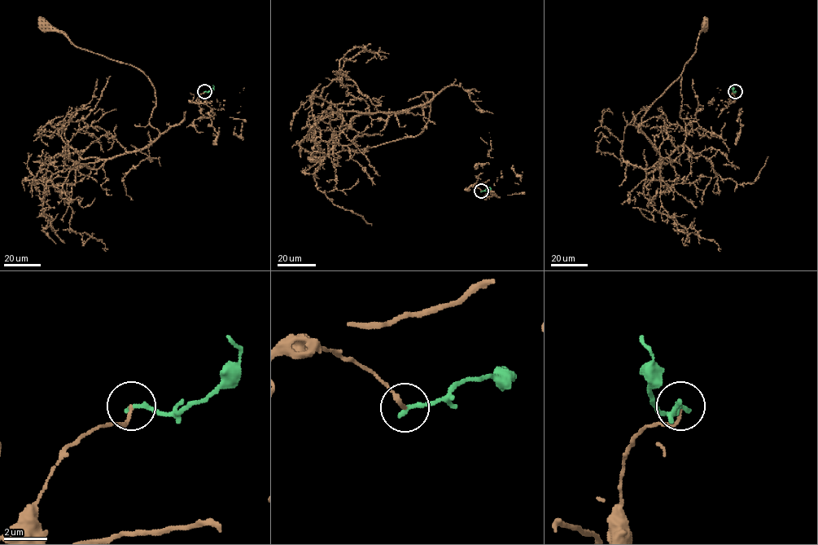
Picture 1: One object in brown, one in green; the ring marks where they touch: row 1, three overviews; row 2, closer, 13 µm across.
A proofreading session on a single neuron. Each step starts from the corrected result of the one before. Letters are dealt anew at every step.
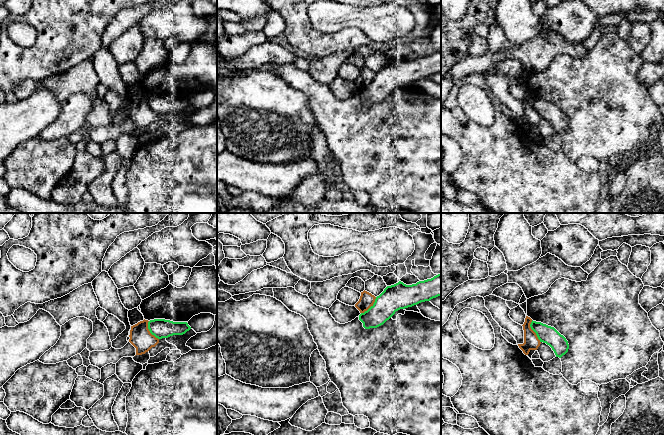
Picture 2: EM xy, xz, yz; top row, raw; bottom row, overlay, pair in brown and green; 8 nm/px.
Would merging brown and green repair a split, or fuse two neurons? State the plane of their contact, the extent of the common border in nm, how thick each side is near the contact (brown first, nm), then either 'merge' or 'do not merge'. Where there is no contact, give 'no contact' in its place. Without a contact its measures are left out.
yz | 200 nm | 130/140 nm | do not merge

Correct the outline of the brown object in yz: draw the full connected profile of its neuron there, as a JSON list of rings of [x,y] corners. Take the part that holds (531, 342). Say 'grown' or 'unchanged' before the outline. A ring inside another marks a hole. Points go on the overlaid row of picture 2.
unchanged; [[[526,316],[525,322],[522,325],[524,330],[524,343],[518,344],[525,355],[528,355],[531,350],[537,350],[541,344],[536,333],[530,327],[531,322],[532,319]]]

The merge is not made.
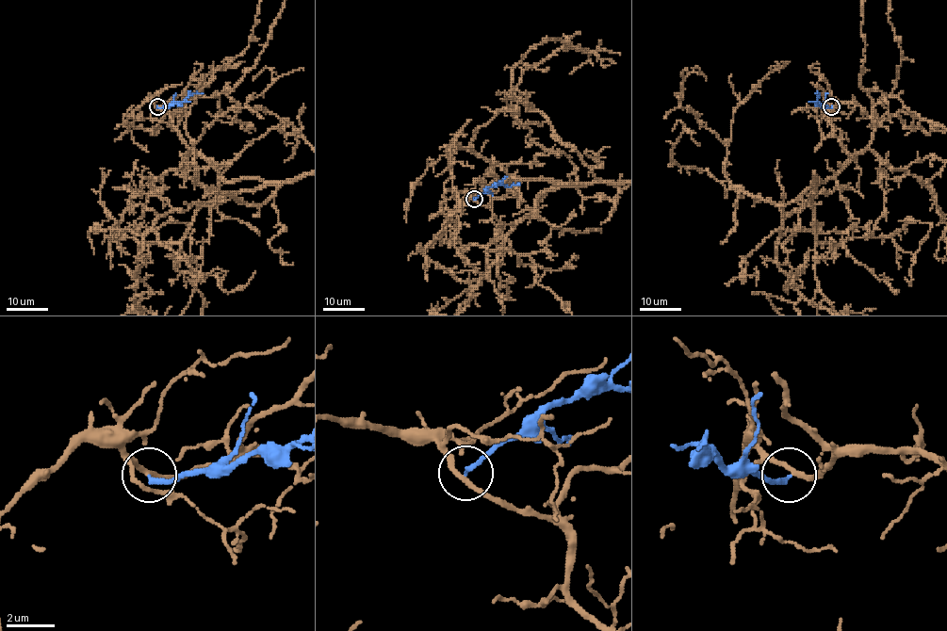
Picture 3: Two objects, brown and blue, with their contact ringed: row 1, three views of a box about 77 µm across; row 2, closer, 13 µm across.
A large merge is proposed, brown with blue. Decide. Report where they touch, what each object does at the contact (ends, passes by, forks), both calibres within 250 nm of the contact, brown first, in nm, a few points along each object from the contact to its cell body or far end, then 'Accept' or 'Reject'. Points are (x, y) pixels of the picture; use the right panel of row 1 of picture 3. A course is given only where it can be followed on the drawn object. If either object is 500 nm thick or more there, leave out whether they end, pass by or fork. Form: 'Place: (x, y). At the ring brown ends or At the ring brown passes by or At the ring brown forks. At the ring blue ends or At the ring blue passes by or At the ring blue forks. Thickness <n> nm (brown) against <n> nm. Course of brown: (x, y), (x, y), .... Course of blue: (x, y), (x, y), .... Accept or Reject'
Place: (831, 106). At the ring brown passes by. At the ring blue ends. Thickness 200 nm (brown) against 190 nm. Course of blue: (831, 106), (822, 106), (818, 101), (819, 93), (815, 92). Reject

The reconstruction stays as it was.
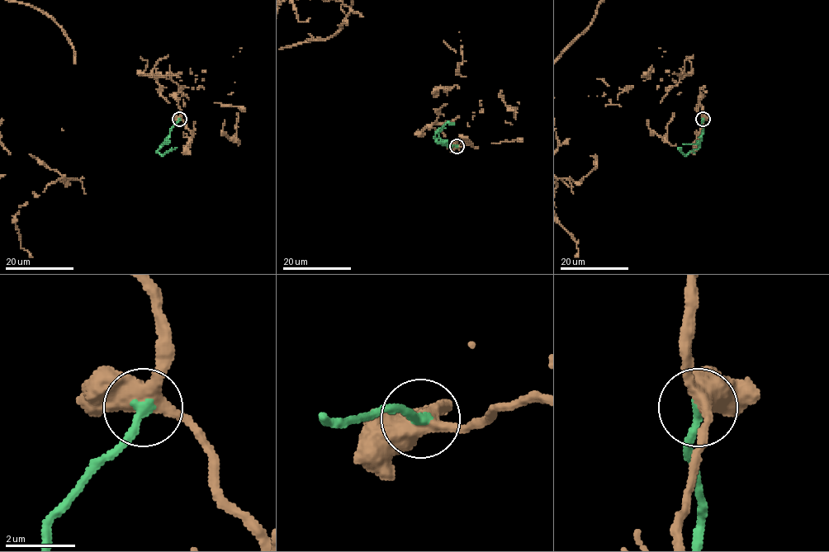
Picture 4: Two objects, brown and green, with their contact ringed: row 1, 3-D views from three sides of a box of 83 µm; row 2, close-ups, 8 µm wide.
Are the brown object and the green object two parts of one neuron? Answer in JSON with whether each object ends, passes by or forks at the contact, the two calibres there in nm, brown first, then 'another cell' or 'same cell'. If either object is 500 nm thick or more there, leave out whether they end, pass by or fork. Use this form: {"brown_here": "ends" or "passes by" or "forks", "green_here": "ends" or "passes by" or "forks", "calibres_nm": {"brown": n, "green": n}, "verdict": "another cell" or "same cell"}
{"brown_here": "forks", "green_here": "ends", "calibres_nm": {"brown": 480, "green": 280}, "verdict": "same cell"}

